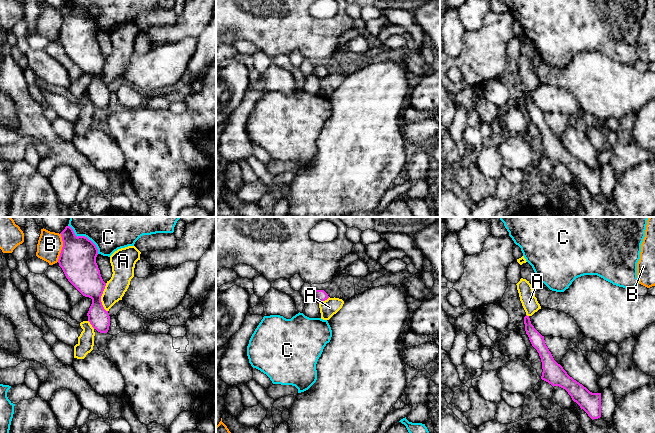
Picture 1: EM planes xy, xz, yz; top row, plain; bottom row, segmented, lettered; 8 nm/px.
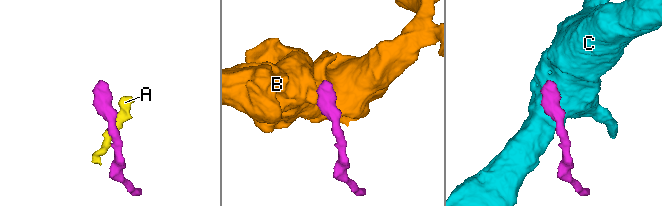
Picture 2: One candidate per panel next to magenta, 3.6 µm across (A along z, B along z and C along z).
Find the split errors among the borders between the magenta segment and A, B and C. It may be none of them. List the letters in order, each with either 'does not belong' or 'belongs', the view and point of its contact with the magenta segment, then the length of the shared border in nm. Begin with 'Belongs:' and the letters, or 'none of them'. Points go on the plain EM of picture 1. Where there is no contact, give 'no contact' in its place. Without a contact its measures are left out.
Belongs: none of them
A: does not belong | xy (100, 73) | 240 nm
B: does not belong | xy (62, 23) | 240 nm
C: does not belong | xy (84, 12) | 340 nm

